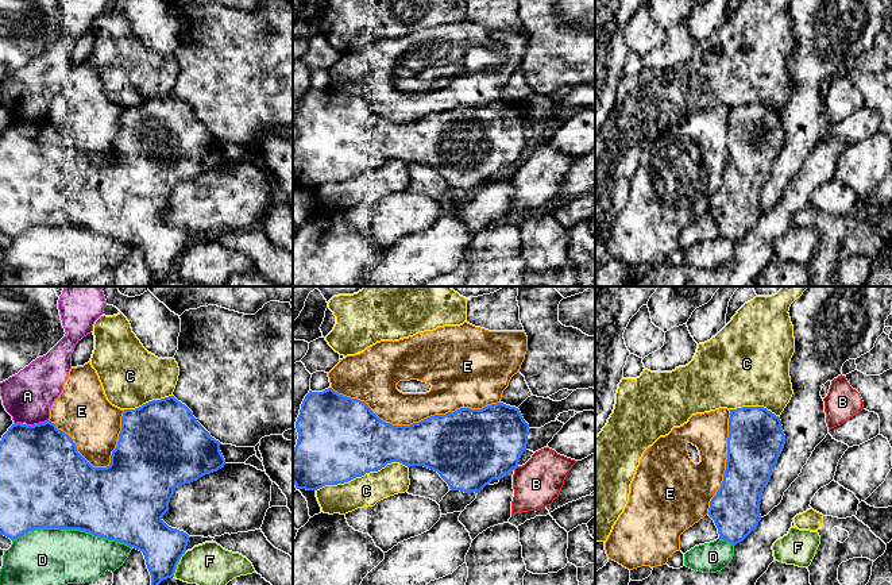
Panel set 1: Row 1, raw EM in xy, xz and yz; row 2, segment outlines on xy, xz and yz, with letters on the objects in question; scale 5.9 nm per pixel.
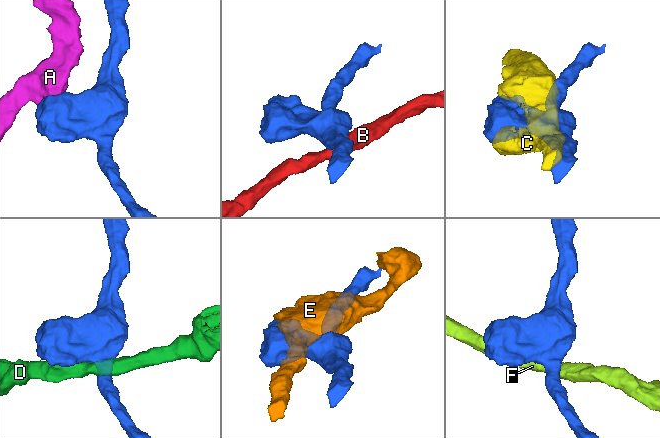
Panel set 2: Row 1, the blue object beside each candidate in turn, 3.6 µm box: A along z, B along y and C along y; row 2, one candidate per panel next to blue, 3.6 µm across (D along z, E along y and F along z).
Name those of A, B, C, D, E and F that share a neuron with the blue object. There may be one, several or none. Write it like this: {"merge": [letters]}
{"merge": []}

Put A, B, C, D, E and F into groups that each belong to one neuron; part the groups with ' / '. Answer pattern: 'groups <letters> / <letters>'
groups A / B / C / D / E / F

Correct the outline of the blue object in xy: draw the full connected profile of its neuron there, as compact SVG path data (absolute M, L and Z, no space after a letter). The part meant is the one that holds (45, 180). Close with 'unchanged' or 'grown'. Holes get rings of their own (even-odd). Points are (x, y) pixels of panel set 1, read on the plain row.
M174 93L124 107L117 143L107 165L93 165L77 149L73 136L50 118L34 123L12 122L0 138L0 232L15 238L32 227L59 226L80 227L124 240L143 250L151 286L157 286L163 277L174 274L190 235L162 218L169 208L170 196L177 184L224 165L220 142Z; unchanged

